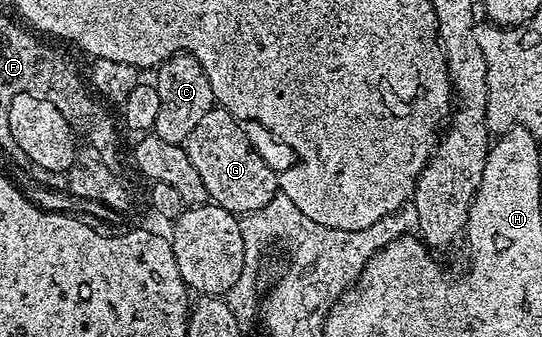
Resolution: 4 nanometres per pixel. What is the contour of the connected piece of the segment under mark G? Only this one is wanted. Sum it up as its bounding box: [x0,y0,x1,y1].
[185,105,279,217]

